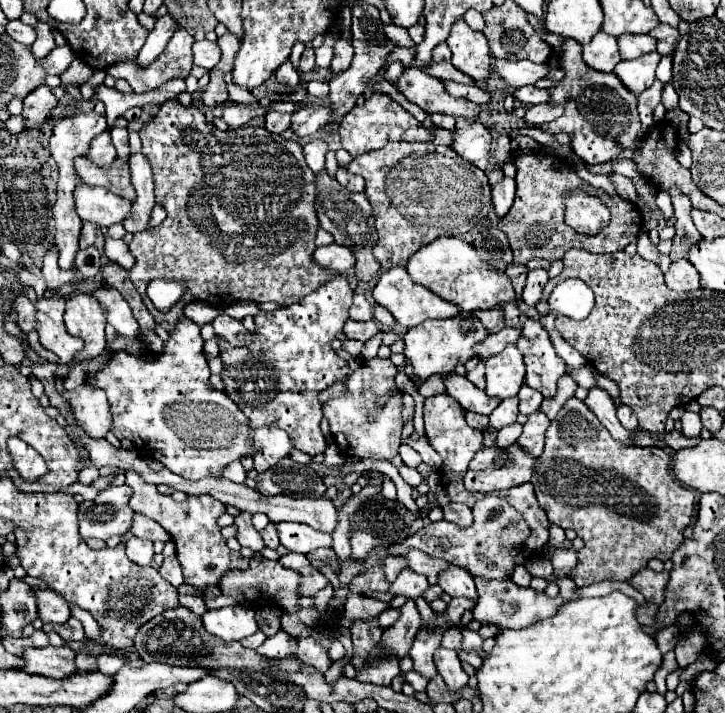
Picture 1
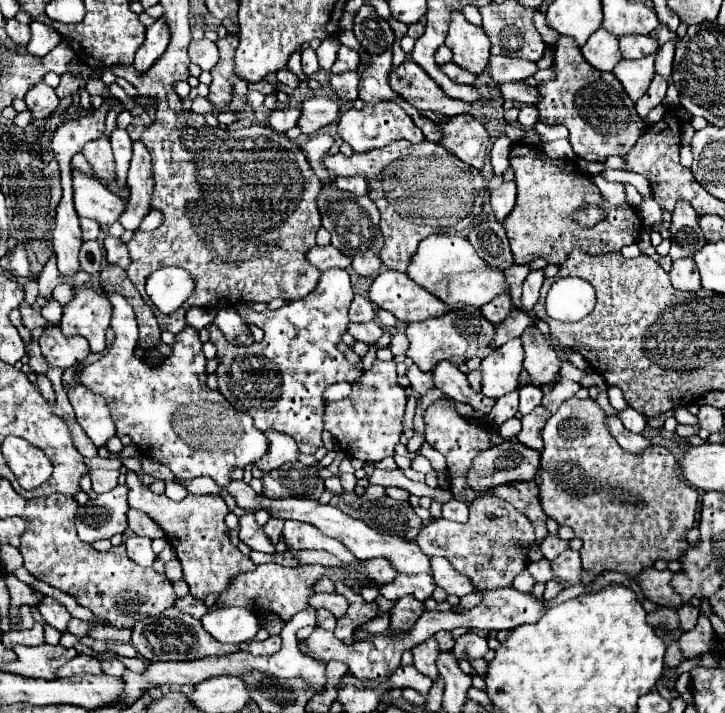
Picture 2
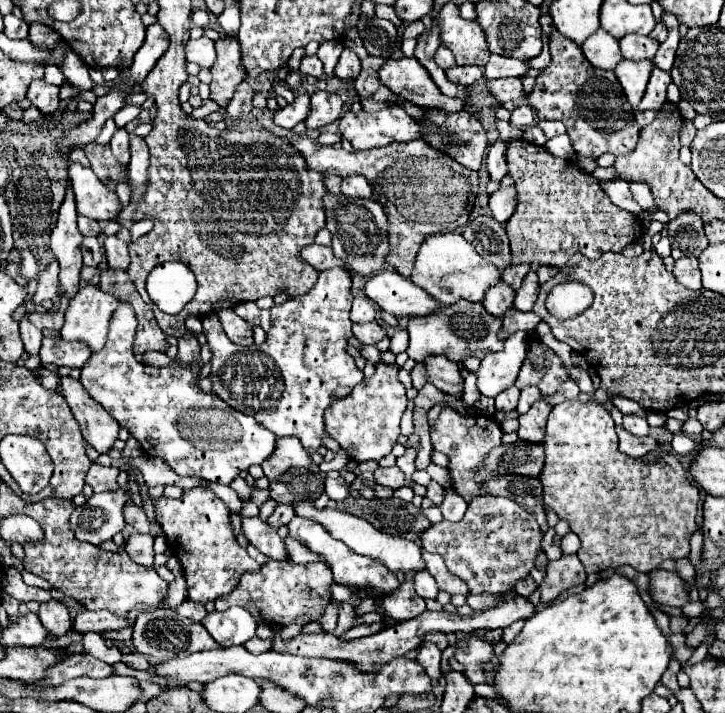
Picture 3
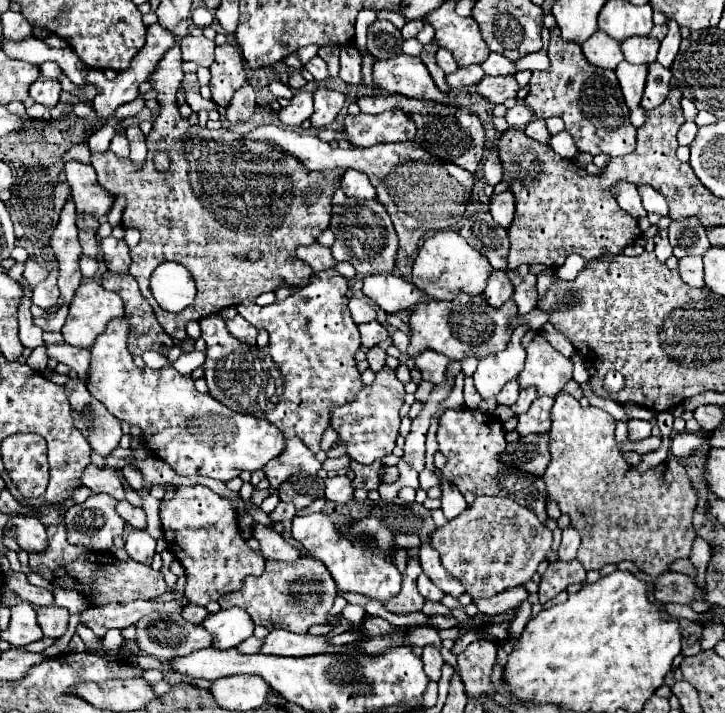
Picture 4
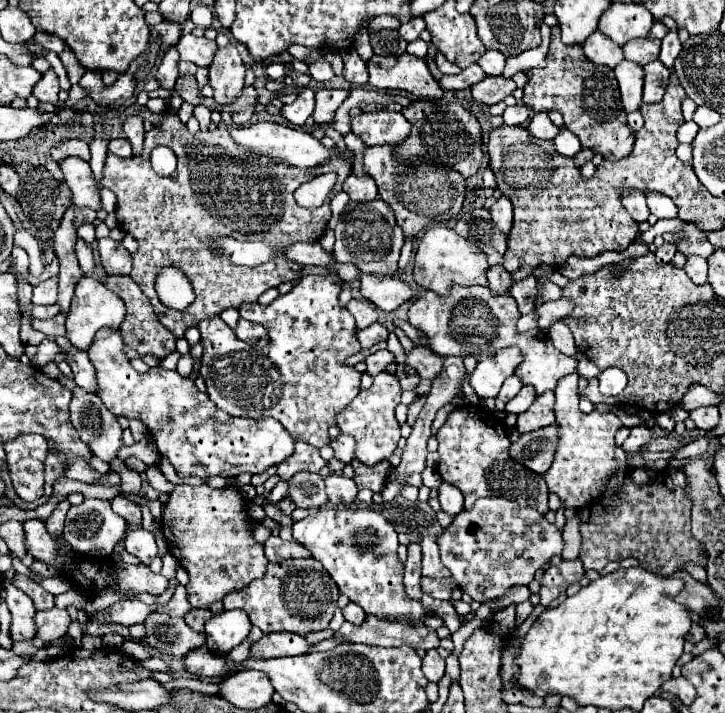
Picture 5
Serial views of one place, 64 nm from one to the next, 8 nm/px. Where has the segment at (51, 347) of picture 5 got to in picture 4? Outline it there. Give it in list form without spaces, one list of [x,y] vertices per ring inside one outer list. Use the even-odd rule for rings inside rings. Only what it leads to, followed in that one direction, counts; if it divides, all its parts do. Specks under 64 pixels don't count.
[[[42,344],[42,346],[38,346],[38,348],[34,348],[34,352],[30,354],[30,358],[26,360],[26,364],[30,366],[30,368],[34,368],[36,372],[44,372],[46,368],[48,368],[48,350],[46,350],[46,344]]]

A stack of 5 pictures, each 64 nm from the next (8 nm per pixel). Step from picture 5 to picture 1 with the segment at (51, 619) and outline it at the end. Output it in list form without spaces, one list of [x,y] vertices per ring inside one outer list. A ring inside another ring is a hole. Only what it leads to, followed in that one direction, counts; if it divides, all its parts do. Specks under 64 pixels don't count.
[[[42,588],[42,590],[34,590],[36,598],[38,598],[38,614],[42,618],[44,624],[66,624],[66,620],[70,618],[70,610],[66,600],[50,590],[50,588]]]

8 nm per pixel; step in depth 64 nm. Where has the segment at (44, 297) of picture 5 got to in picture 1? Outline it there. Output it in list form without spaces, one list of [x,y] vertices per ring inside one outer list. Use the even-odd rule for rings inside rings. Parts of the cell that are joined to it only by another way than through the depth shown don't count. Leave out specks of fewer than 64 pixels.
[[[52,248],[44,256],[42,276],[46,280],[46,290],[56,290],[62,284],[72,284],[72,272],[64,272],[64,270],[58,268],[58,250],[56,248]]]

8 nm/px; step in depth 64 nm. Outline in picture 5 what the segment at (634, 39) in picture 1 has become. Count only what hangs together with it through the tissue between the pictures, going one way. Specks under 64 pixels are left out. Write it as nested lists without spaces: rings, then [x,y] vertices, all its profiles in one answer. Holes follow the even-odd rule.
[[[640,38],[640,40],[632,40],[628,42],[624,48],[624,56],[626,60],[632,60],[640,66],[658,60],[660,54],[660,42],[658,40],[648,40],[648,38]]]

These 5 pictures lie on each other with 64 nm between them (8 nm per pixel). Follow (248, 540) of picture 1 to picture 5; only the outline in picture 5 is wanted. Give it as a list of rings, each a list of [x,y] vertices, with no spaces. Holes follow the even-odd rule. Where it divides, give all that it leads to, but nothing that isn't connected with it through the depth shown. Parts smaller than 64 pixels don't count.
[[[272,534],[266,542],[264,542],[264,550],[266,550],[266,558],[270,562],[282,562],[282,560],[290,560],[290,558],[310,558],[308,548],[304,548],[300,542],[284,542],[278,534]]]

